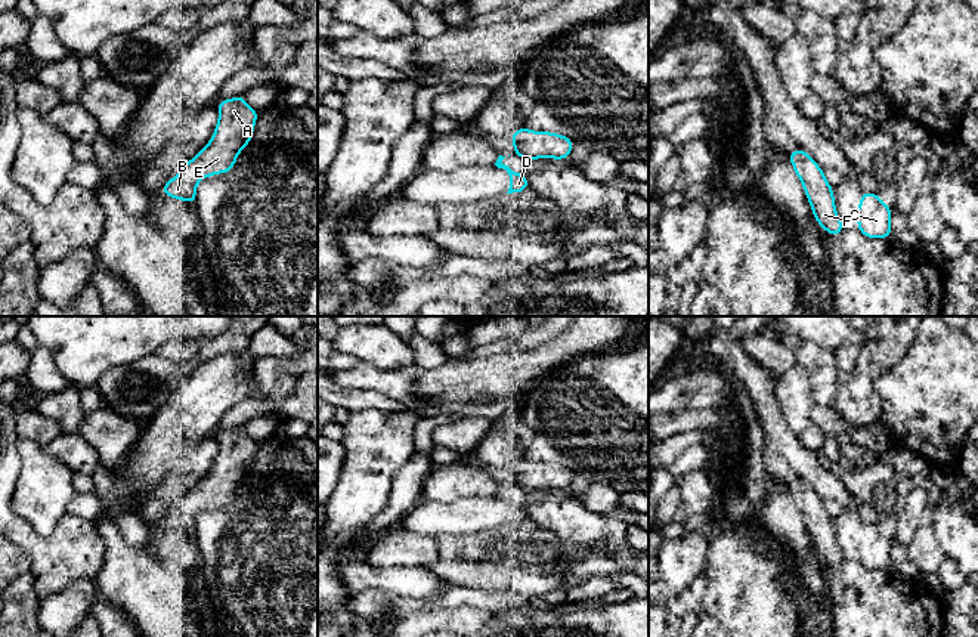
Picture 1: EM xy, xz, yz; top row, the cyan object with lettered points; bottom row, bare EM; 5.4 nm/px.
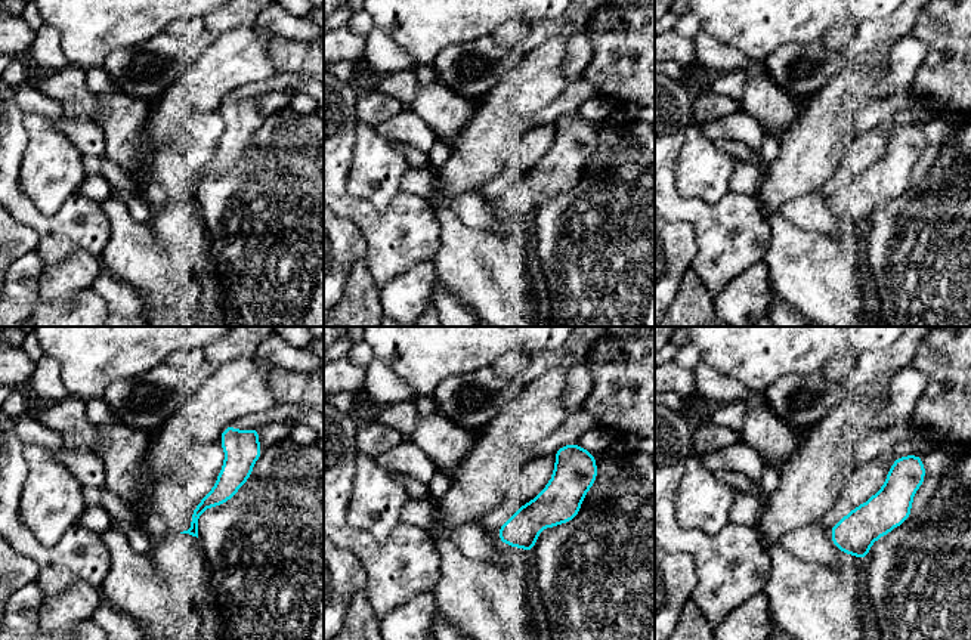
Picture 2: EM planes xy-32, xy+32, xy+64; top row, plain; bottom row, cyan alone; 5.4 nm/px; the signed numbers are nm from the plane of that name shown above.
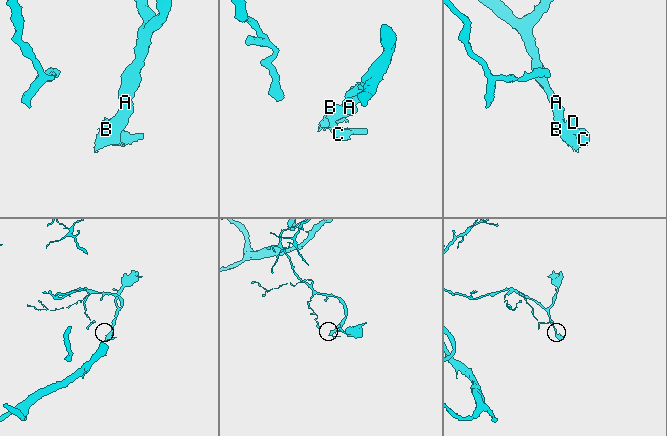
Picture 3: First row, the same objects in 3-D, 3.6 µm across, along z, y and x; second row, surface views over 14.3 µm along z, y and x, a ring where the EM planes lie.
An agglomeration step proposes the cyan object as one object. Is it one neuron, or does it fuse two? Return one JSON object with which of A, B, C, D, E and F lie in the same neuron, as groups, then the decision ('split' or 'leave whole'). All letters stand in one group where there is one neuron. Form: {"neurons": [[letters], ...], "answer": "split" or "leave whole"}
{"neurons": [["A", "B", "C", "D", "E", "F"]], "answer": "leave whole"}

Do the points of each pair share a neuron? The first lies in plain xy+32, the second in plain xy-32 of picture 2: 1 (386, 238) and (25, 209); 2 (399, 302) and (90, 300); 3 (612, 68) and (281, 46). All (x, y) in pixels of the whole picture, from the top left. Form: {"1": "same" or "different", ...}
{"1": "same", "2": "different", "3": "same"}

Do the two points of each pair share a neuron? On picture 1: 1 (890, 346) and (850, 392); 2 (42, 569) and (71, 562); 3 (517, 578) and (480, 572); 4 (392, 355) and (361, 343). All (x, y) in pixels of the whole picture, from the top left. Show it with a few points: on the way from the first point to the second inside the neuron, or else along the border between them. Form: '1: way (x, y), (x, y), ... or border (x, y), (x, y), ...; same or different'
1: way (878, 358), (860, 380); same
2: way (49, 568), (56, 562), (64, 562); same
3: way (508, 578), (489, 578); same
4: way (384, 349), (368, 343); same

